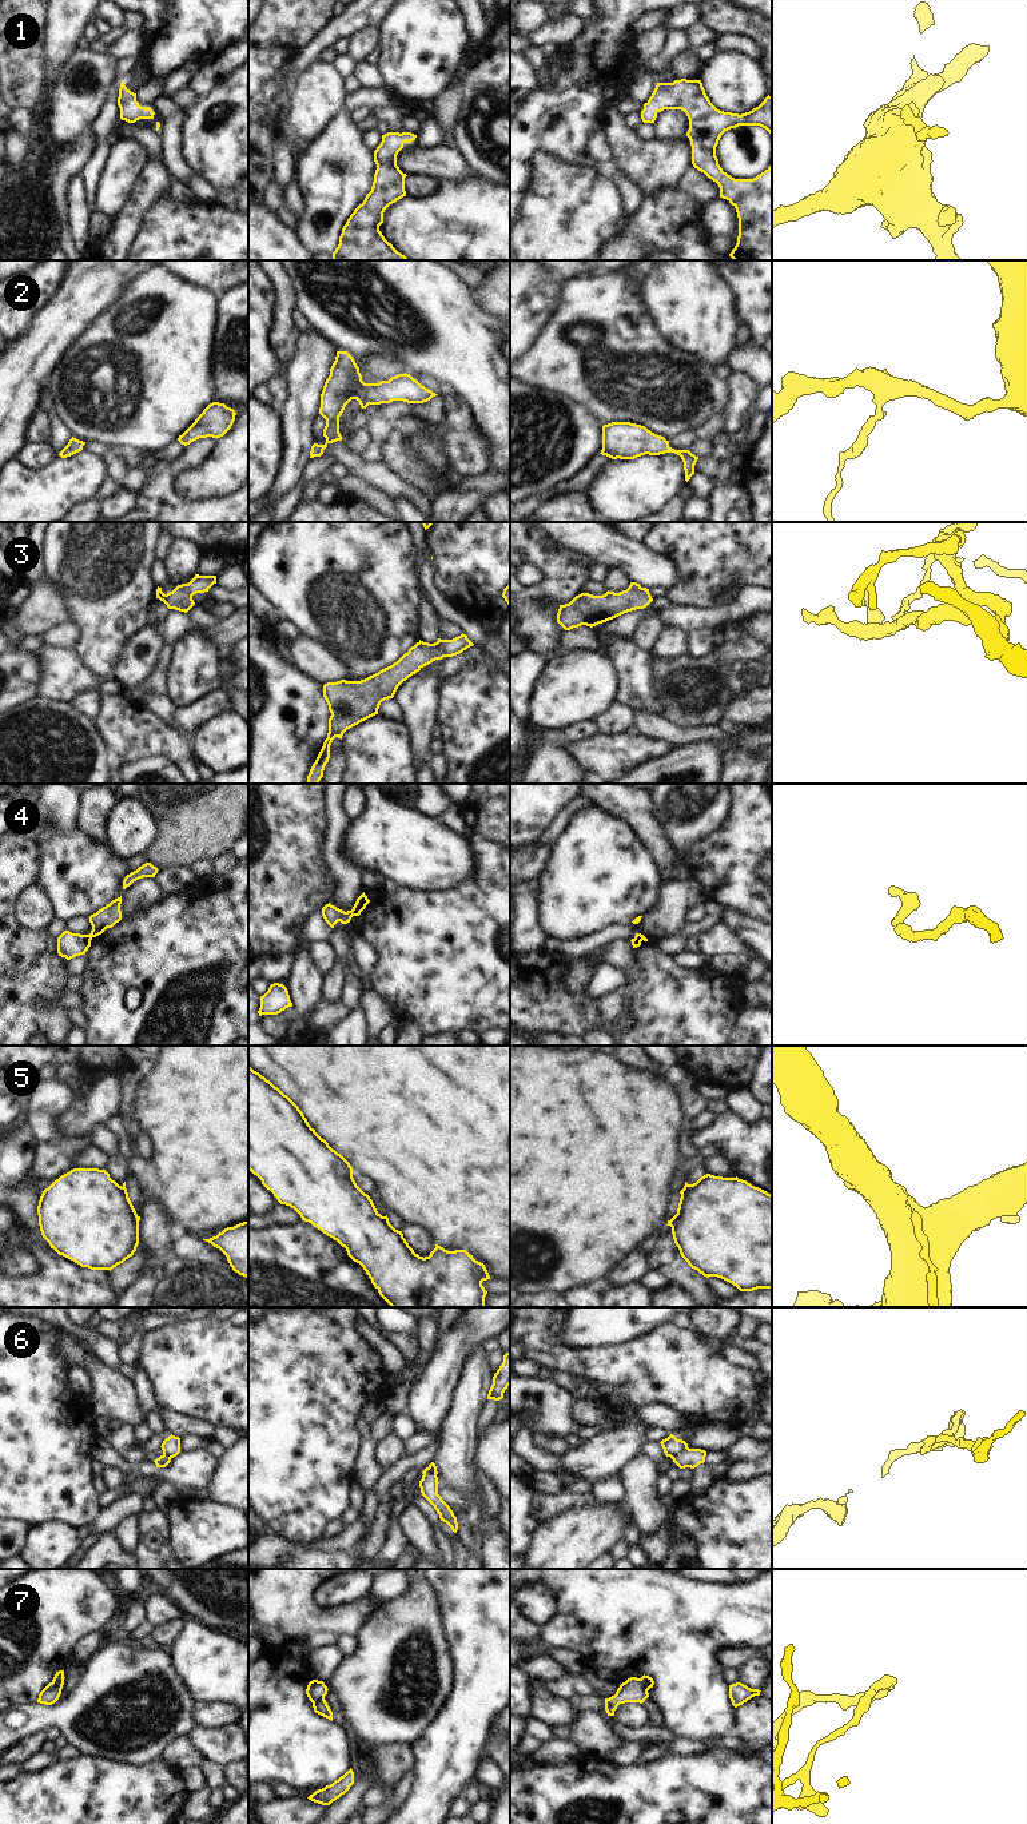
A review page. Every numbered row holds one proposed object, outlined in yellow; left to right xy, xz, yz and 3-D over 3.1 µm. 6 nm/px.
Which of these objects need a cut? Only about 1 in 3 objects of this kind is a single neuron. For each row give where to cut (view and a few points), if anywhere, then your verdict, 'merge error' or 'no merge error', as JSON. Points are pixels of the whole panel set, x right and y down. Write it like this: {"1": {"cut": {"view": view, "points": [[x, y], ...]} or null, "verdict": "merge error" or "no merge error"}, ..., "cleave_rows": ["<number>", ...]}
{"1": {"cut": null, "verdict": "no merge error"}, "2": {"cut": null, "verdict": "no merge error"}, "3": {"cut": {"view": "xz", "points": [[442, 640], [441, 649], [445, 656]]}, "verdict": "merge error"}, "4": {"cut": {"view": "xz", "points": [[350, 911], [353, 915]]}, "verdict": "merge error"}, "5": {"cut": {"view": "yz", "points": [[695, 1183], [681, 1195]]}, "verdict": "merge error"}, "6": {"cut": {"view": "yz", "points": [[688, 1448], [671, 1457]]}, "verdict": "merge error"}, "7": {"cut": {"view": "yz", "points": [[639, 1679], [647, 1691]]}, "verdict": "merge error"}, "cleave_rows": ["3", "4", "5", "6", "7"]}

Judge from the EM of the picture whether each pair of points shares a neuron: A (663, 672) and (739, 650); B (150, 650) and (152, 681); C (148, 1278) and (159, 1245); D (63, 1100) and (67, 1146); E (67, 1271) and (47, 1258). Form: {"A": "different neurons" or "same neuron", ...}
{"A": "same neuron", "B": "different neurons", "C": "same neuron", "D": "same neuron", "E": "same neuron"}

